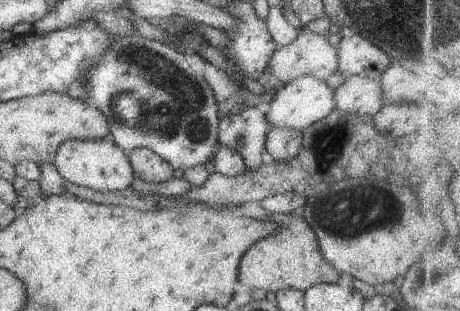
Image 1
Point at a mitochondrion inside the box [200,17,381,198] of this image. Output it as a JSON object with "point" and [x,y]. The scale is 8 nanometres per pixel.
{"point":[324,143]}

